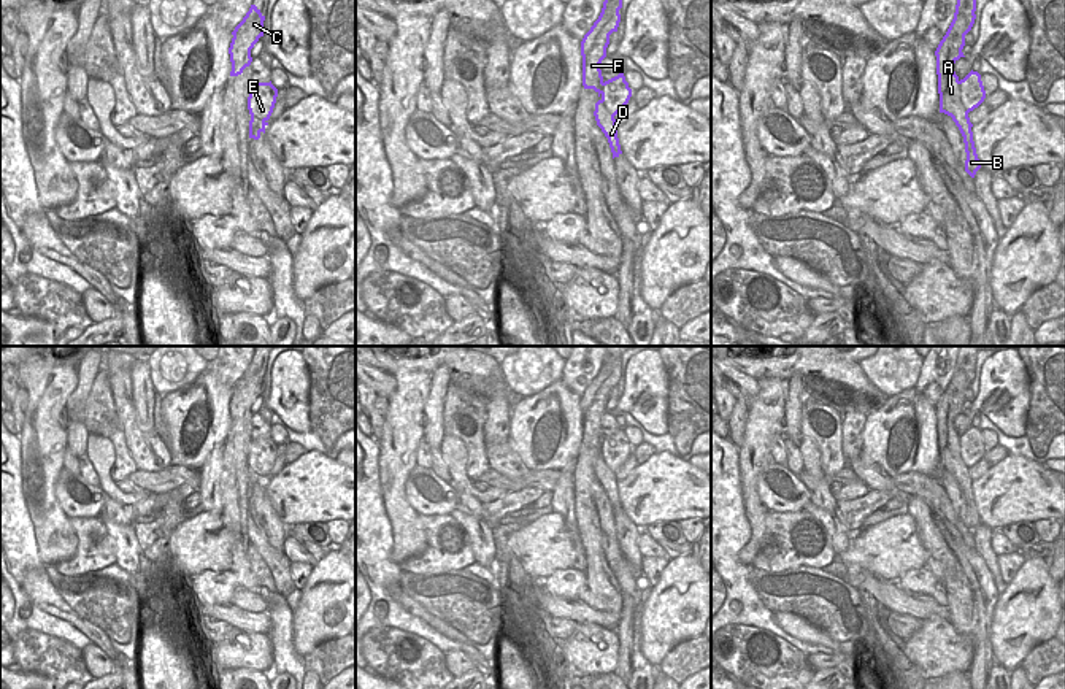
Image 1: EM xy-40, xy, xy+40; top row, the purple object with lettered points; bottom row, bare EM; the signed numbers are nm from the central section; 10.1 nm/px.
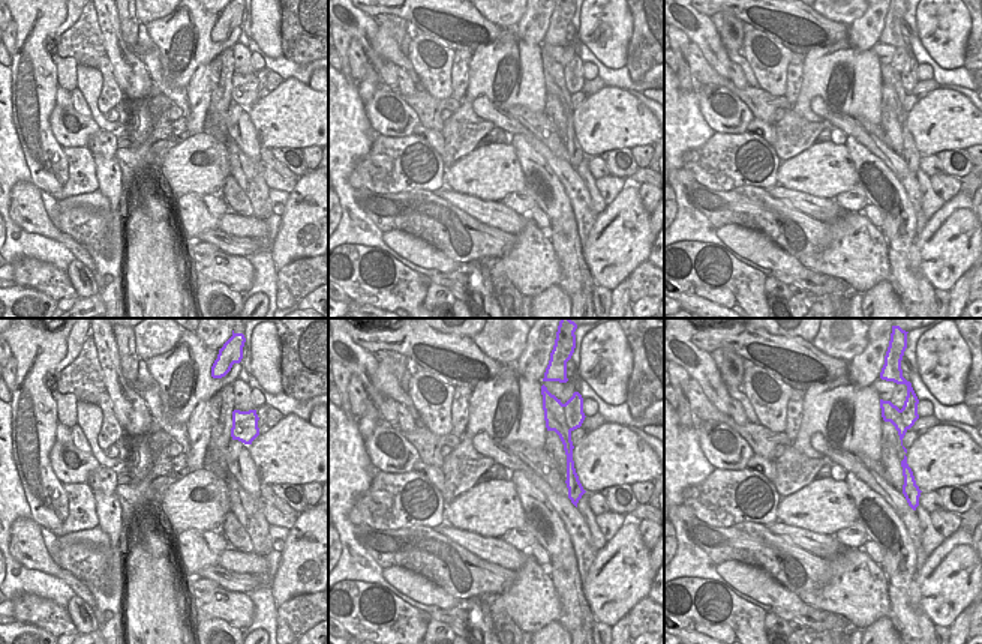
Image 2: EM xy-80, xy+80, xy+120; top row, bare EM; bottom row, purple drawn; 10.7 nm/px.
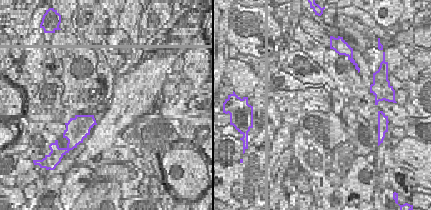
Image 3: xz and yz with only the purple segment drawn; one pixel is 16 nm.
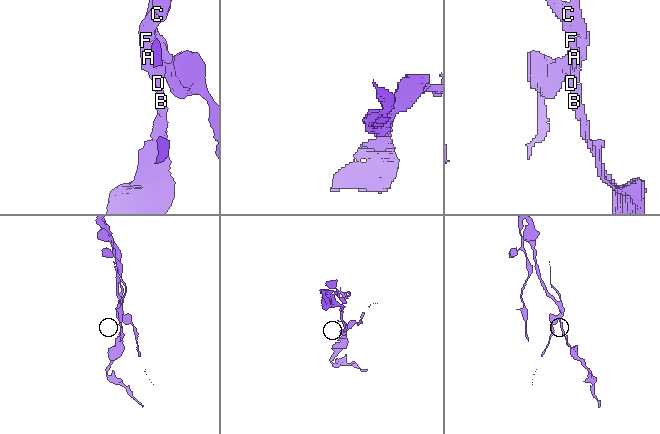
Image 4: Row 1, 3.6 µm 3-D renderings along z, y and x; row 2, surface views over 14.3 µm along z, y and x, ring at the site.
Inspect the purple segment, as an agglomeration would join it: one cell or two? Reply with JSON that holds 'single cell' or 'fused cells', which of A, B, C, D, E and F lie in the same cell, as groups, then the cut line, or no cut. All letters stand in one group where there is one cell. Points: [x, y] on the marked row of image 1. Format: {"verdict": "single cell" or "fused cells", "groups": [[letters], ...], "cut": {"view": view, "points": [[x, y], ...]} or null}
{"verdict": "fused cells", "groups": [["A", "B", "C", "D", "F"], ["E"]], "cut": {"view": "xy+40", "points": [[959, 81], [962, 105], [968, 111]]}}

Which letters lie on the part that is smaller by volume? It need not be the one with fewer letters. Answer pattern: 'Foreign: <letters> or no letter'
Foreign: E

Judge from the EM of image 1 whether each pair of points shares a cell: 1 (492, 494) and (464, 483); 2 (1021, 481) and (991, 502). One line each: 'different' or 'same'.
1: same
2: same

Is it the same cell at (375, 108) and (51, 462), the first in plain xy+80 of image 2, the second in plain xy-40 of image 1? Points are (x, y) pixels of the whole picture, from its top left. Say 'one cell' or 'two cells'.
two cells

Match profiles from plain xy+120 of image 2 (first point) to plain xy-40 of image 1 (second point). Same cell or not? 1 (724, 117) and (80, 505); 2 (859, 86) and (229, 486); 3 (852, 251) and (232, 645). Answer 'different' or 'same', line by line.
1: same
2: different
3: same

